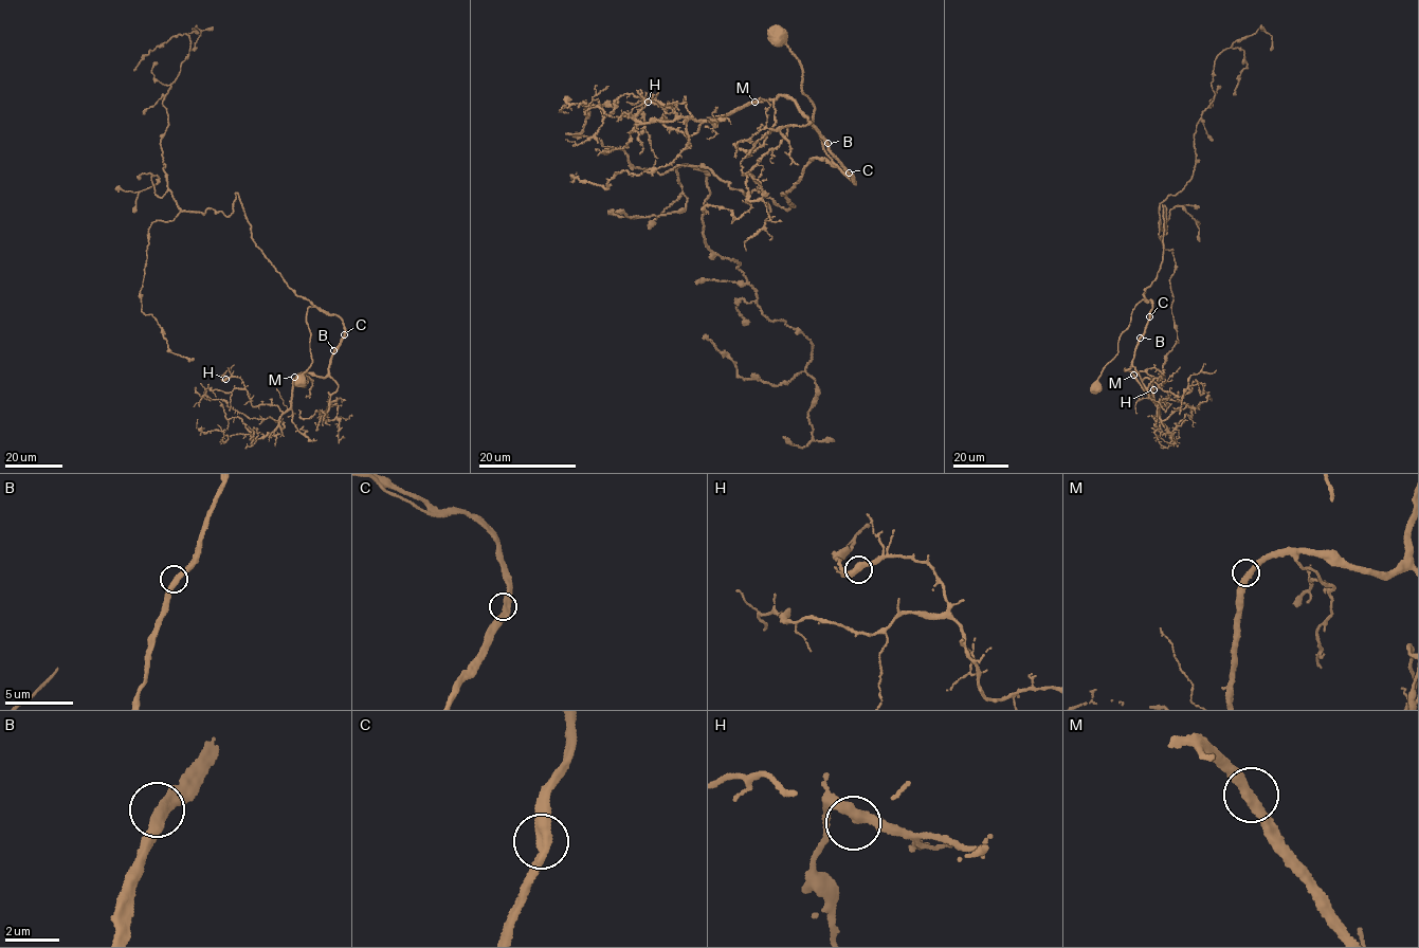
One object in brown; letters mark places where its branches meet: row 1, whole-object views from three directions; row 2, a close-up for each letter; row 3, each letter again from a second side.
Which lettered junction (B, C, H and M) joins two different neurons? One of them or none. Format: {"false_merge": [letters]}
{"false_merge": []}

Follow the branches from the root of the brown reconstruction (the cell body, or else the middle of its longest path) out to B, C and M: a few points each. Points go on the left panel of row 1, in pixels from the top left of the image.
B: (298, 379), (312, 361), (311, 333), (306, 321), (309, 307), (333, 314), (342, 321), (345, 338), (333, 350)
C: (298, 379), (312, 361), (311, 333), (306, 321), (309, 307), (335, 314), (342, 321), (344, 334)
M: (298, 379), (312, 361), (309, 307), (335, 314), (345, 338), (327, 375), (294, 377)

